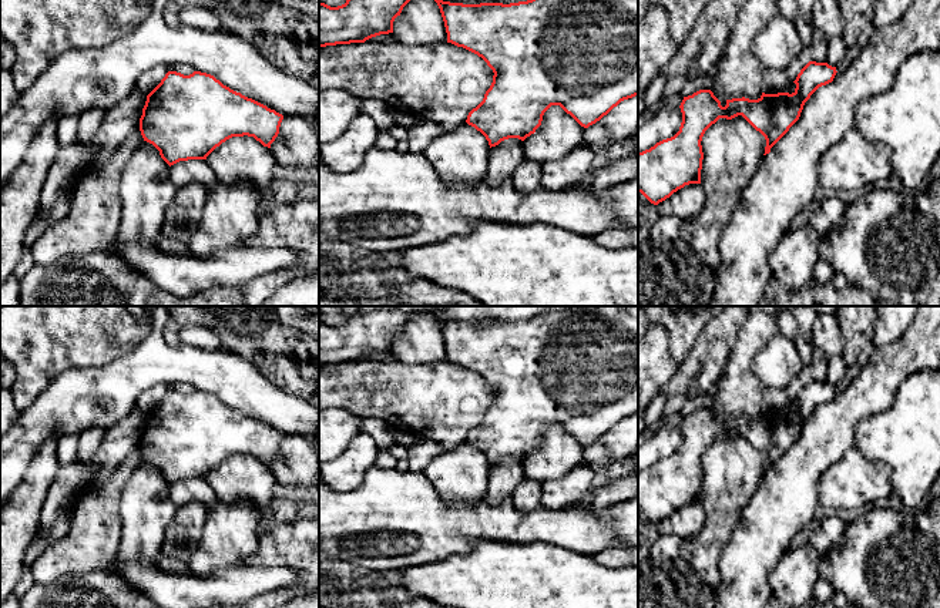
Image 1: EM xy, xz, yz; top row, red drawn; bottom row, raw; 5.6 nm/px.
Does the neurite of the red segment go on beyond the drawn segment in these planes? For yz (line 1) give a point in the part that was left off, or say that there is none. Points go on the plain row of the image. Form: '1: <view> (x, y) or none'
1: none

